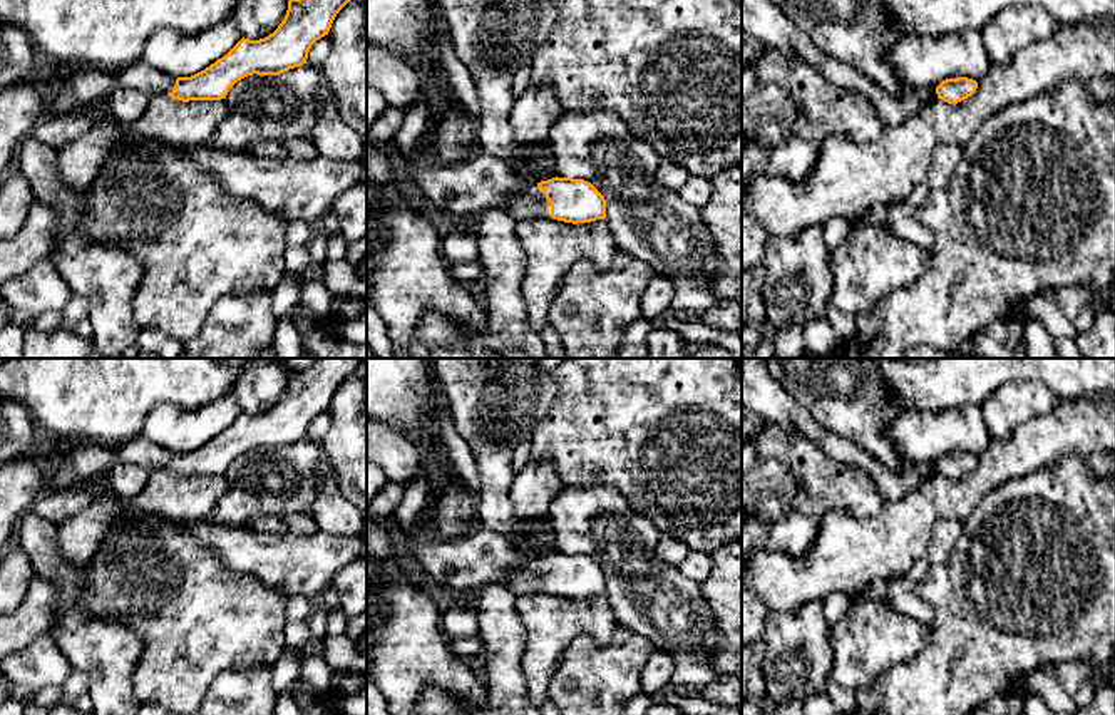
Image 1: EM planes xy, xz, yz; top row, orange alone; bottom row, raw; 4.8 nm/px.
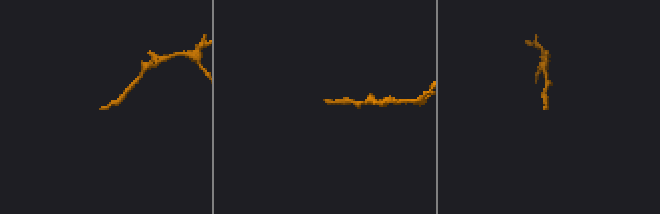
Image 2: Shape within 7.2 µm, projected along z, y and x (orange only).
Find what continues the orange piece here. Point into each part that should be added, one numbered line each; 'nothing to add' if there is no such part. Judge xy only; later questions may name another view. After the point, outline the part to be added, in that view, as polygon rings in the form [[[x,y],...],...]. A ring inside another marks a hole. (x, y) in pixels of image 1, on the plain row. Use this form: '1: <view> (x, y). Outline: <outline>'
1: xy (84, 462). Outline: [[[142,434],[117,445],[79,445],[57,457],[54,491],[74,489],[79,482],[109,476],[110,469],[121,464],[134,464],[147,471],[169,469],[176,464],[176,454]]]

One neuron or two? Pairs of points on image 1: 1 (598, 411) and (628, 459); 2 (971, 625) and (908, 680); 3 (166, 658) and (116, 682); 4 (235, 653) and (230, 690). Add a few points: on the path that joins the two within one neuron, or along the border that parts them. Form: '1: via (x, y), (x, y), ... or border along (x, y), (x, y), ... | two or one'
1: via (610, 422), (621, 434), (628, 447) | one
2: via (956, 640), (923, 673) | one
3: border along (141, 635), (144, 653), (133, 677), (134, 697) | two
4: border along (272, 665), (226, 668), (213, 680), (205, 695) | two

